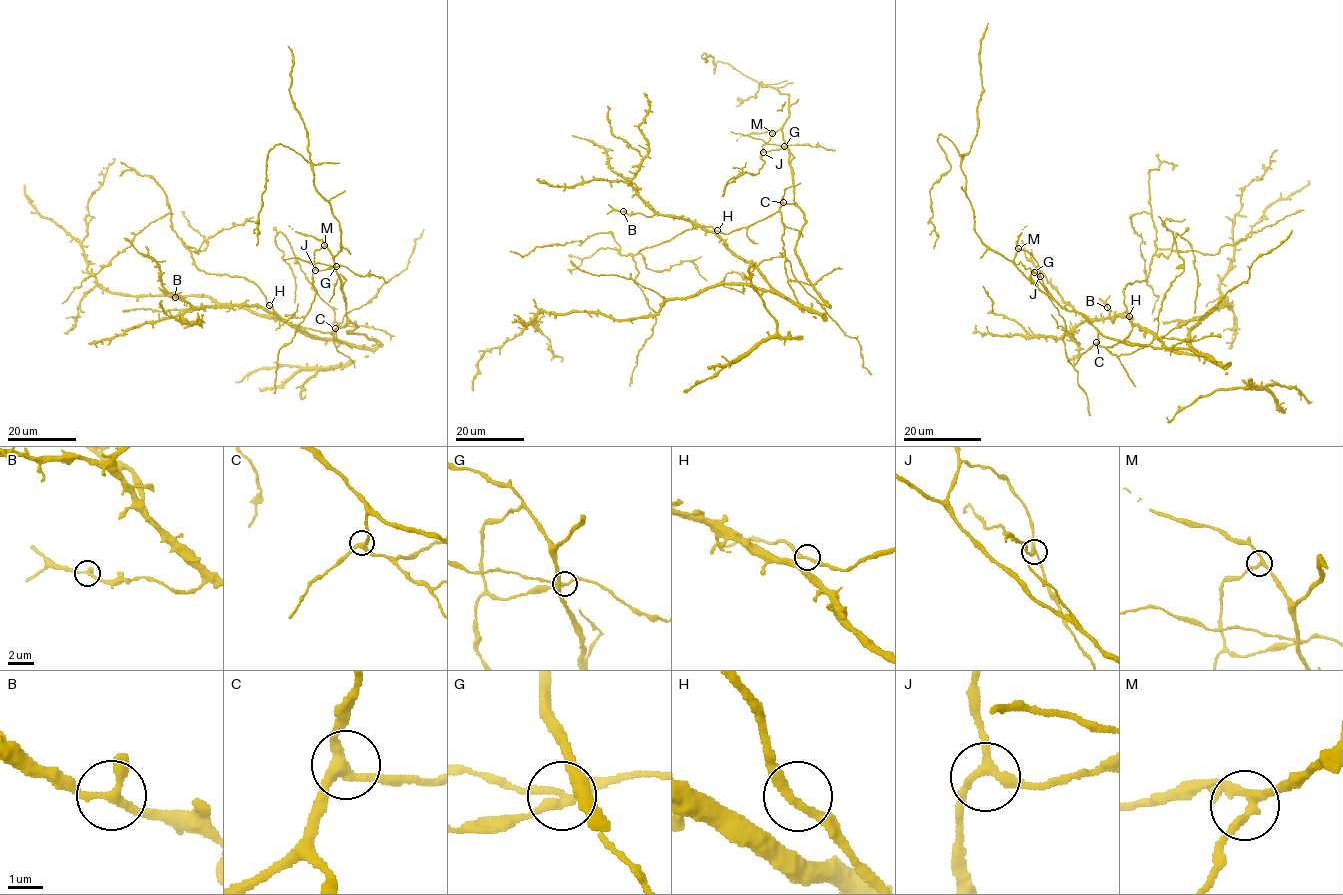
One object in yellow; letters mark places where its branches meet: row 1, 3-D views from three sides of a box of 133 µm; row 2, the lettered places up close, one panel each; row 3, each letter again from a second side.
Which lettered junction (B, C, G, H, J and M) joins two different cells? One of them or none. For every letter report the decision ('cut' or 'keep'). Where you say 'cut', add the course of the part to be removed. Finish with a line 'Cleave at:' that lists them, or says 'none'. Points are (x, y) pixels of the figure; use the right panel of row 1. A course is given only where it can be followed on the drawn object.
B: keep
C: keep
G: cut; course (1034, 272), (1025, 269), (1020, 262), (1016, 264)
H: keep
J: keep
M: keep
Cleave at: G

